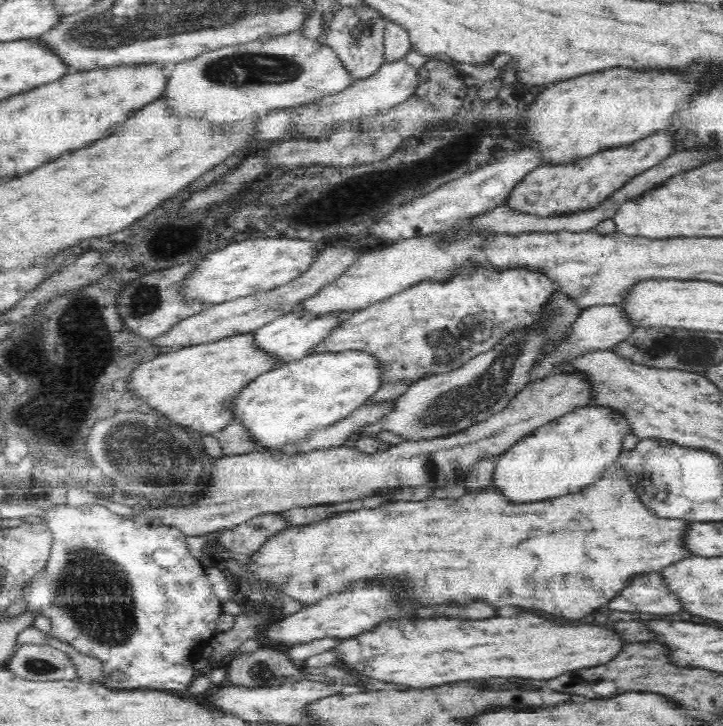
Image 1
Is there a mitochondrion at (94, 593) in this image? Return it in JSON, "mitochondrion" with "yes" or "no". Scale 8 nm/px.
{"mitochondrion":"yes"}

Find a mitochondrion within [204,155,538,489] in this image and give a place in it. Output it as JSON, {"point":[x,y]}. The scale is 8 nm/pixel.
{"point":[450,409]}

